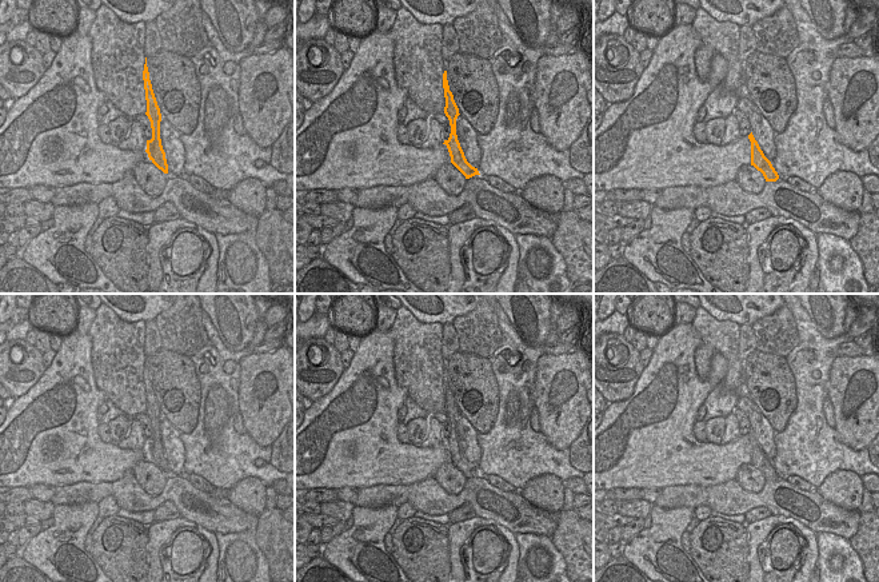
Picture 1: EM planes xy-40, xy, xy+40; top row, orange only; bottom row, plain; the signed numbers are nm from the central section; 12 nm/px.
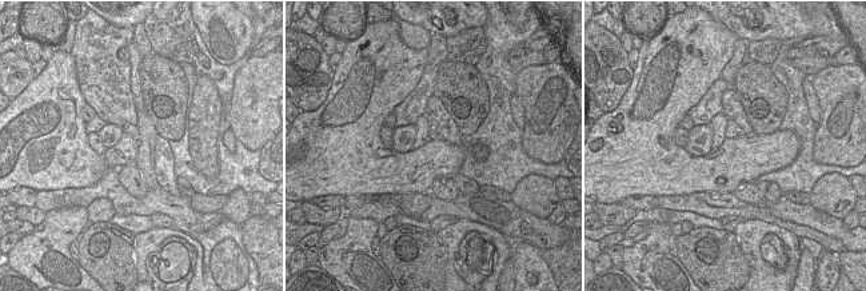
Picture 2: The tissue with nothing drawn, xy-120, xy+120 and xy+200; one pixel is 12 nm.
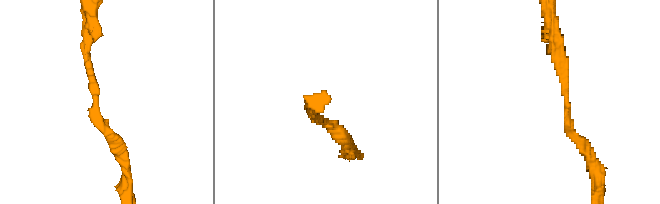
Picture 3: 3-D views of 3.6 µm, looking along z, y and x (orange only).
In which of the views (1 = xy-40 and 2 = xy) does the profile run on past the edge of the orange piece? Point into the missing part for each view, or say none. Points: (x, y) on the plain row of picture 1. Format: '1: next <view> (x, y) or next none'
1: next none
2: next none

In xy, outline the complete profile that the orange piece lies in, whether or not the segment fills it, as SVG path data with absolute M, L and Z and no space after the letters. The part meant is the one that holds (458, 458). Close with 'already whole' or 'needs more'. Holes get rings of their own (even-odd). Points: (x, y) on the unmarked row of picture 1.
M447 370L443 372L443 387L444 387L444 396L446 396L446 406L444 406L444 412L450 419L451 424L451 432L447 439L444 439L443 443L447 445L450 455L451 455L451 462L466 475L466 478L470 478L475 474L480 474L478 467L472 466L466 455L464 451L460 446L460 442L458 439L456 434L456 418L460 414L459 407L454 399L454 394L450 390L448 379L447 379Z | already whole

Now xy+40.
M752 431L748 434L748 438L751 441L751 465L763 473L766 481L776 481L779 474L771 461L764 455Z | already whole

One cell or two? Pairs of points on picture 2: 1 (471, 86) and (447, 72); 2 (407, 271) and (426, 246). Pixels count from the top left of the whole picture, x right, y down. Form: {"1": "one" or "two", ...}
{"1": "one", "2": "one"}

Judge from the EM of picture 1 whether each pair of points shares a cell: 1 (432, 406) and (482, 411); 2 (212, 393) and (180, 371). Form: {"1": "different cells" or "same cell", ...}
{"1": "different cells", "2": "different cells"}

